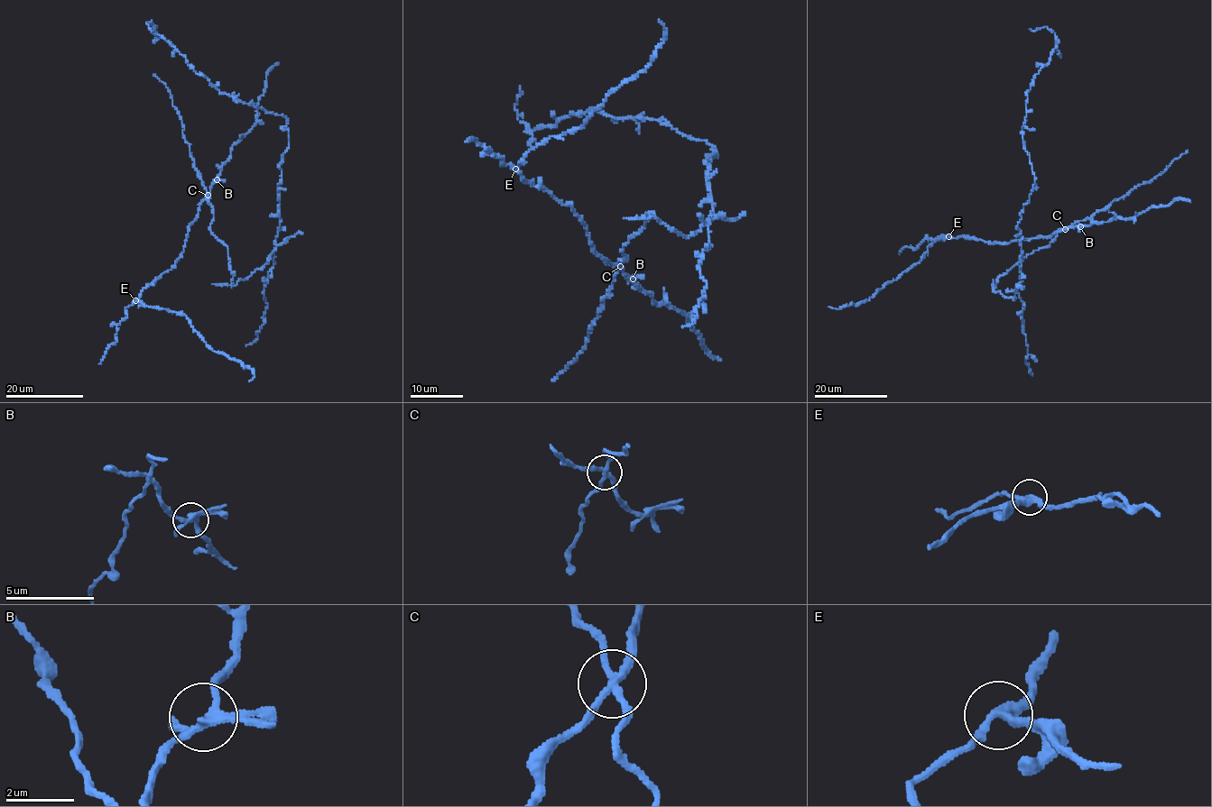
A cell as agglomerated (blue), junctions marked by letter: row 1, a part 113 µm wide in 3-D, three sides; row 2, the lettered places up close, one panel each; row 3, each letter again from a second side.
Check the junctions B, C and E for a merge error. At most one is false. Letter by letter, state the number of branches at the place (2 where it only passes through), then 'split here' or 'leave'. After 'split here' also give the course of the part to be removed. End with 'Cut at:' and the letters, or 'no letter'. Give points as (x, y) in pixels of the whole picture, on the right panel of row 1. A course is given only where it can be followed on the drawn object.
B: 4 branches meet; leave
C: 4 branches meet; split here; foreign part runs (1065, 229), (994, 292), (1015, 298), (1022, 279), (1017, 224), (1035, 181), (1026, 93), (1057, 46), (1030, 29)
E: 3 branches meet; leave
Cut at: C

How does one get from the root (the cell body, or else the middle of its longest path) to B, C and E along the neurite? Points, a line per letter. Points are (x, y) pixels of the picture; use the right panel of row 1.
B: (995, 286), (1001, 276), (1033, 251), (1049, 245), (1059, 233), (1080, 226)
C: (995, 286), (1001, 276), (1033, 251), (1049, 245), (1065, 229)
E: (995, 286), (1001, 276), (1033, 251), (1049, 245), (1063, 229), (1049, 236), (1004, 243), (948, 236)

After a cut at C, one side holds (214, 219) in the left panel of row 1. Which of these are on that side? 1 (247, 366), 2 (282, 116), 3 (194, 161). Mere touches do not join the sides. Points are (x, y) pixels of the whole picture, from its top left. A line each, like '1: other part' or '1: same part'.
1: other part
2: same part
3: same part

